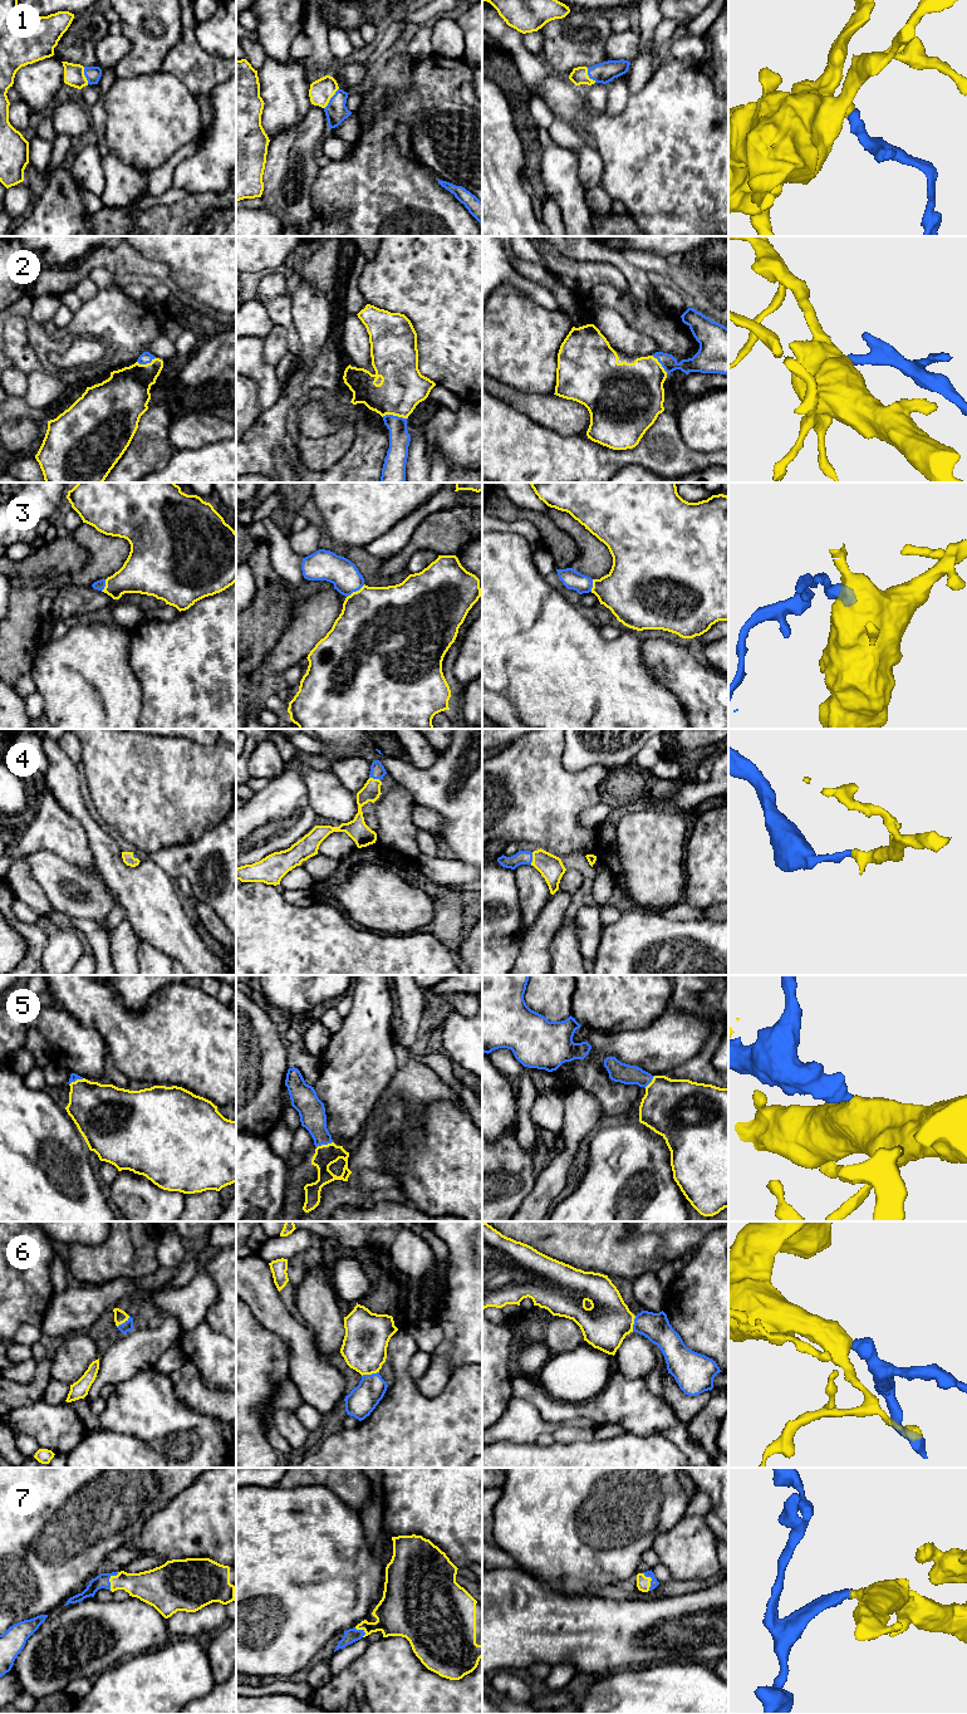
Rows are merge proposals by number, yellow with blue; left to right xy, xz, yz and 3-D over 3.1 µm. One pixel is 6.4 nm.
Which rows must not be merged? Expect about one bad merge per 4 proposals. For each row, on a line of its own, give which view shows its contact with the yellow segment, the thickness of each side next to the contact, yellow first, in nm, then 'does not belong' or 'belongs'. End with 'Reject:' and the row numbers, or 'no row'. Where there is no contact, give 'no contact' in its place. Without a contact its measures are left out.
1: xz | 150/140 nm | belongs
2: xz | 280/140 nm | belongs
3: xz | 480/190 nm | belongs
4: yz | 160/100 nm | belongs
5: xz | 140/170 nm | belongs
6: xz | 280/190 nm | belongs
7: xy | 200/90 nm | belongs
Reject: no row

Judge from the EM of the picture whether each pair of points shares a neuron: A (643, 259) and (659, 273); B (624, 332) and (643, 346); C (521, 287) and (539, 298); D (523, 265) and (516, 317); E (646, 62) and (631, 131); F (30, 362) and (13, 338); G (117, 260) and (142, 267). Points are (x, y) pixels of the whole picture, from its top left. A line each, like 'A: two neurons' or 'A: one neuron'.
A: one neuron
B: one neuron
C: one neuron
D: two neurons
E: two neurons
F: one neuron
G: one neuron

